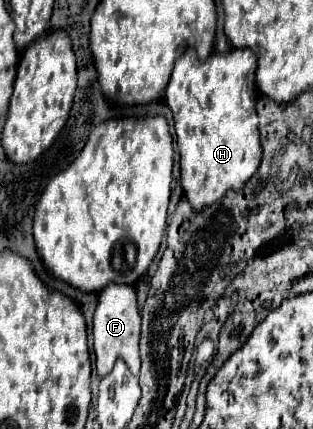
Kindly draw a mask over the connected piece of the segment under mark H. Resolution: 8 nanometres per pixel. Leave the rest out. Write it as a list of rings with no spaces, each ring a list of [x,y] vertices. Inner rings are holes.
[[[187,49],[185,55],[181,55],[177,61],[175,61],[175,69],[173,69],[173,75],[171,75],[171,81],[167,85],[167,91],[165,91],[165,103],[171,107],[173,111],[173,119],[175,119],[175,131],[177,131],[177,145],[179,145],[179,153],[181,153],[181,187],[183,187],[183,193],[187,197],[187,201],[191,203],[191,207],[195,211],[201,211],[205,209],[207,205],[213,205],[215,201],[219,201],[227,191],[241,191],[245,187],[245,183],[253,177],[253,173],[257,171],[259,163],[261,163],[261,143],[259,143],[259,119],[257,119],[257,113],[255,111],[245,111],[243,105],[241,105],[241,91],[243,91],[243,85],[247,81],[247,77],[255,71],[255,55],[249,51],[249,49],[233,49],[231,53],[213,53],[207,61],[199,61],[195,57],[195,49]]]

